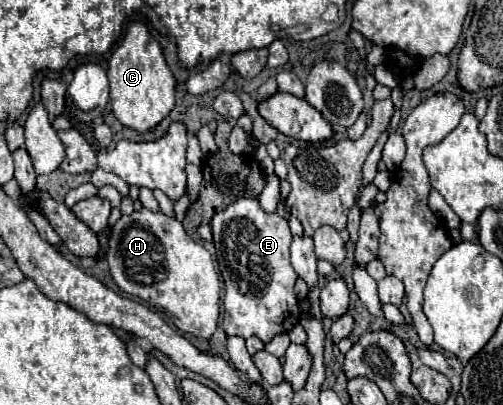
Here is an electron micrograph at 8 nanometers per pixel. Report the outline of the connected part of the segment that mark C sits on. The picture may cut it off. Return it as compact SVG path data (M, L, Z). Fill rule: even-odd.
M143 23L127 27L125 41L113 51L107 69L111 85L111 111L117 121L137 133L155 129L175 107L175 79L163 59L159 43L149 35Z

